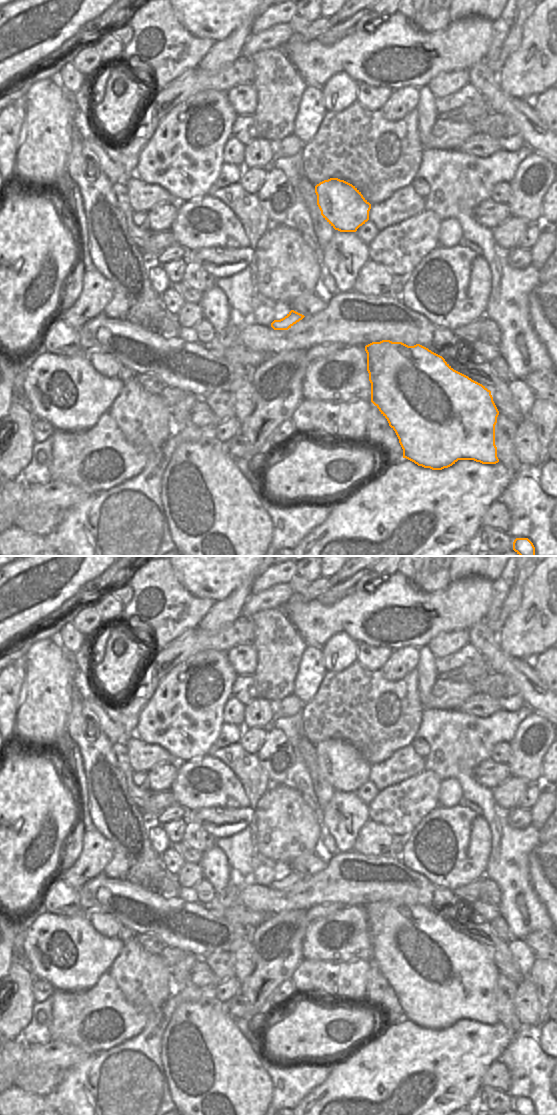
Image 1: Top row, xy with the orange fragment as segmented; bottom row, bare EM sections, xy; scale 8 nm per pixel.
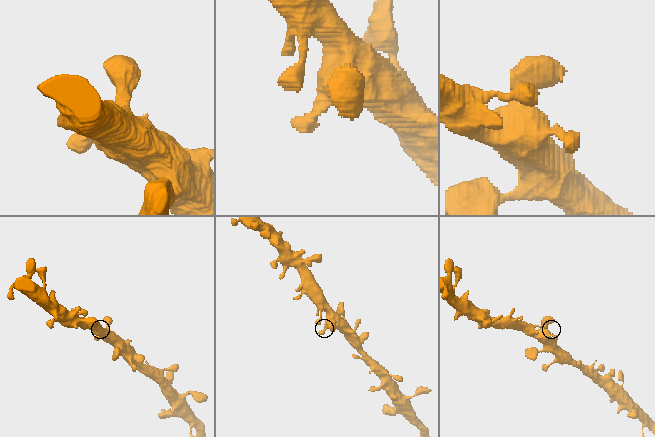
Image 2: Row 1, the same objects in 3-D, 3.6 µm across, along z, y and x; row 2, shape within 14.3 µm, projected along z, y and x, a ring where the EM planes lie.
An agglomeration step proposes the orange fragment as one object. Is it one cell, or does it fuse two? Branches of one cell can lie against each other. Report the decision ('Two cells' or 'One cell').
One cell.

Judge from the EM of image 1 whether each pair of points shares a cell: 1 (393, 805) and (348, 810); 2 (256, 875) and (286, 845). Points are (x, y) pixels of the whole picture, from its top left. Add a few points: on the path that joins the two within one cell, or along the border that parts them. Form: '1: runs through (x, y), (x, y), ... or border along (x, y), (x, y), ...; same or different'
1: border along (366, 804), (369, 819); different
2: border along (263, 861), (265, 863); different

